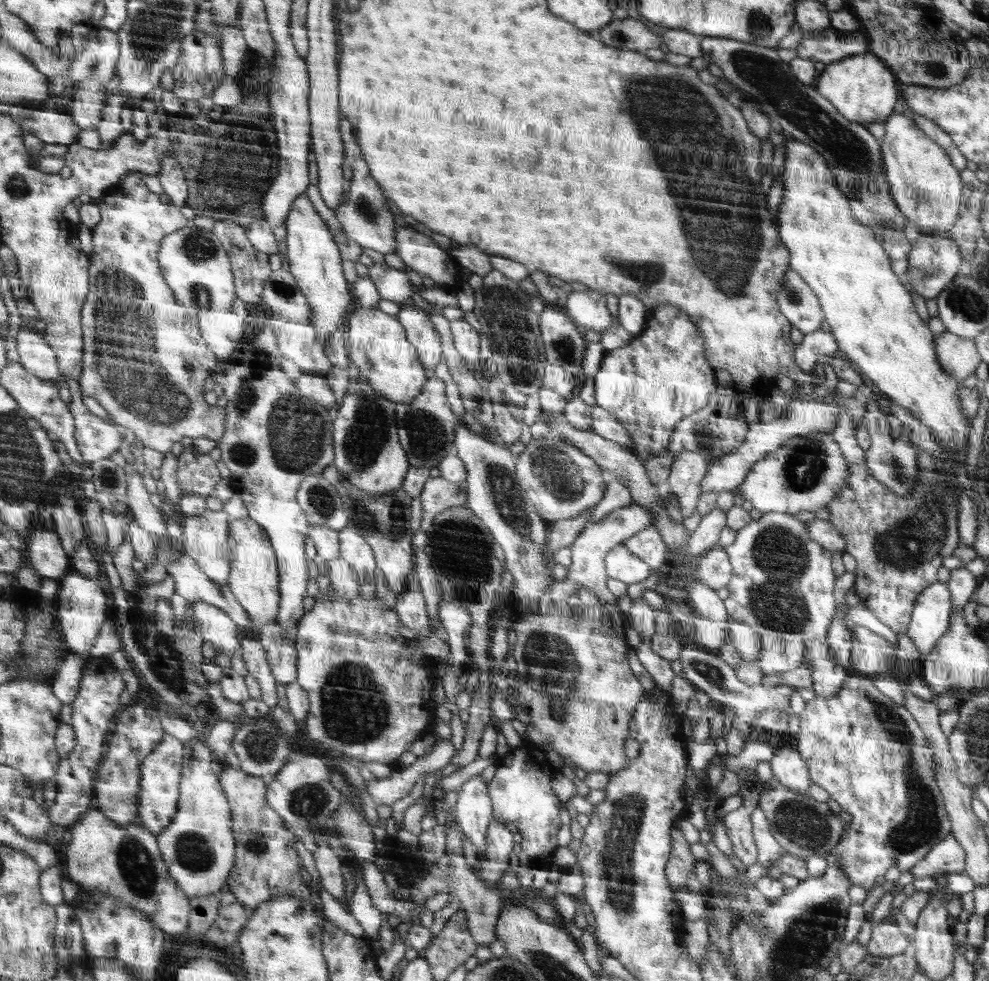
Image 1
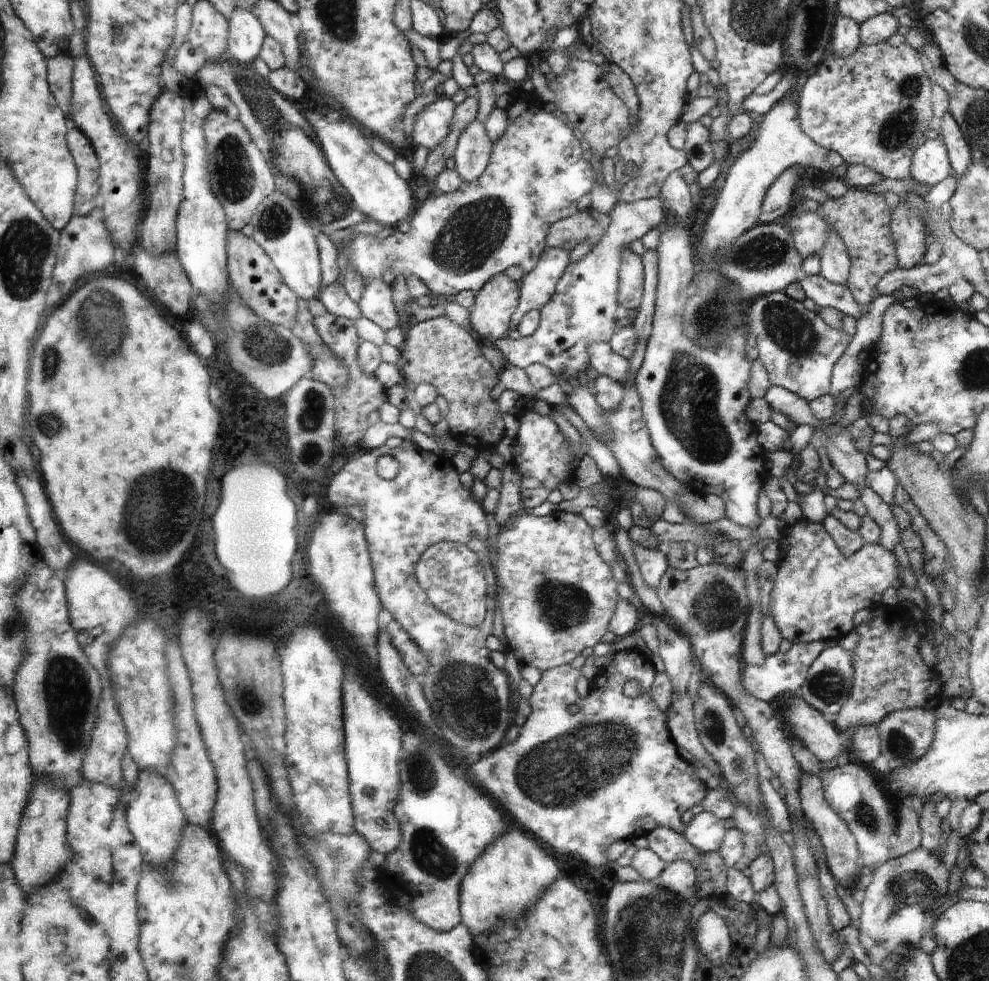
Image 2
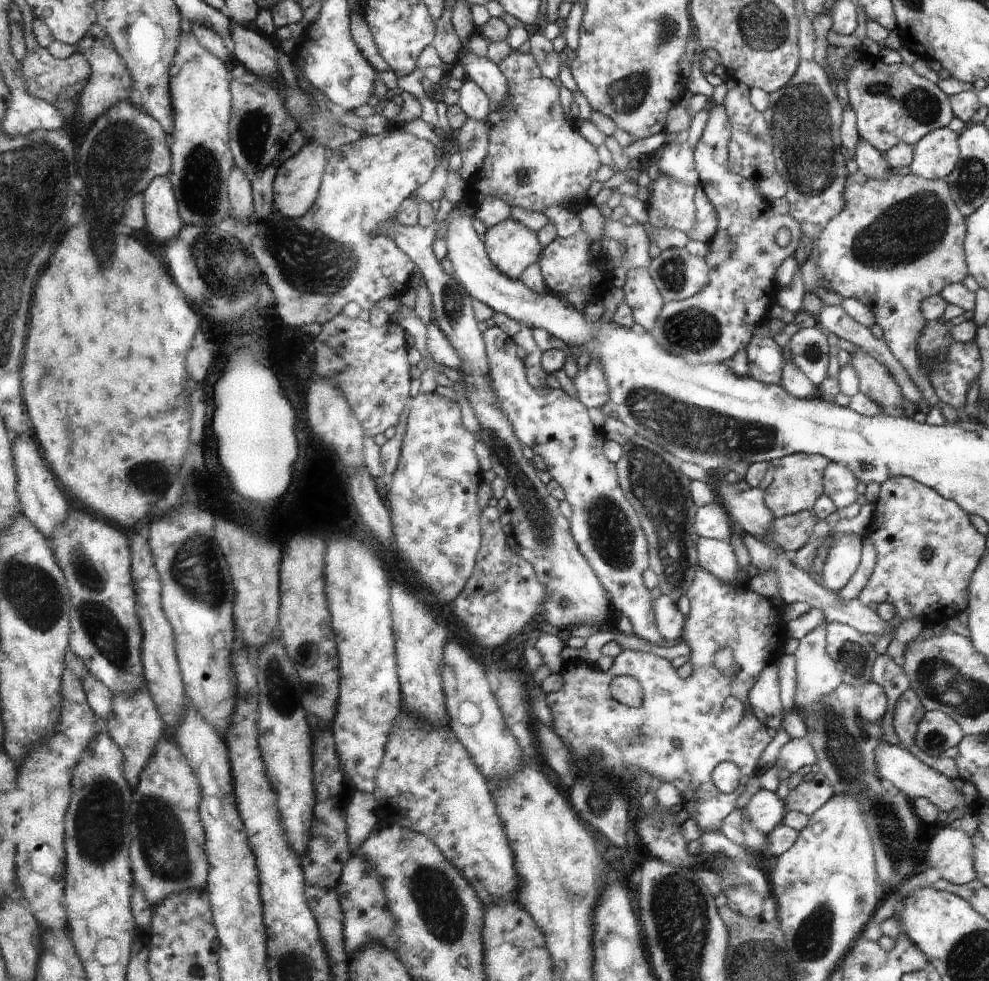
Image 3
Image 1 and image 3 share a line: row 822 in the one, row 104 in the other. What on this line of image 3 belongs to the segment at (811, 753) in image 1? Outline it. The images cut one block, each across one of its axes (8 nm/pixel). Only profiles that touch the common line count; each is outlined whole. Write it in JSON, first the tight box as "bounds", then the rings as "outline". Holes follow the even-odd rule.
{"bounds":[842,52,954,151],"outline":[[[863,52],[846,74],[842,92],[855,112],[859,138],[879,151],[889,151],[900,143],[914,146],[928,132],[947,127],[954,118],[948,96],[932,81],[916,74],[910,63],[890,65]]]}

